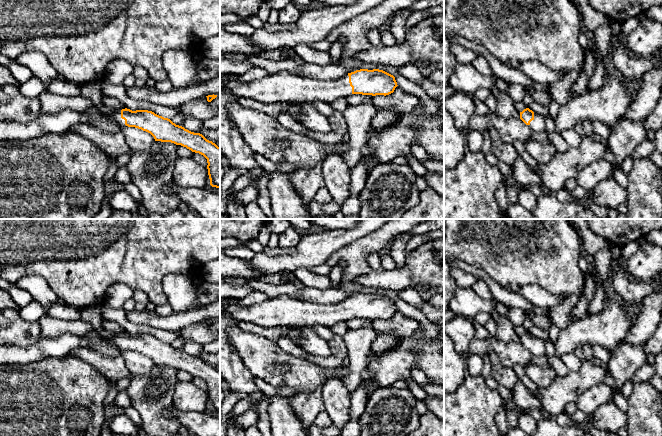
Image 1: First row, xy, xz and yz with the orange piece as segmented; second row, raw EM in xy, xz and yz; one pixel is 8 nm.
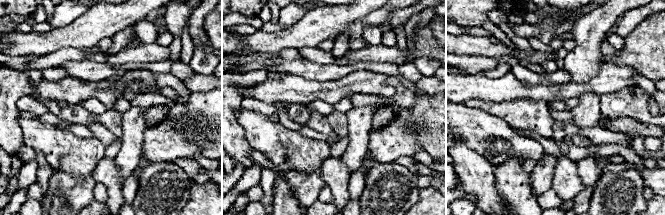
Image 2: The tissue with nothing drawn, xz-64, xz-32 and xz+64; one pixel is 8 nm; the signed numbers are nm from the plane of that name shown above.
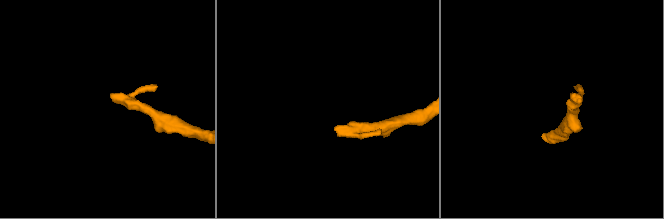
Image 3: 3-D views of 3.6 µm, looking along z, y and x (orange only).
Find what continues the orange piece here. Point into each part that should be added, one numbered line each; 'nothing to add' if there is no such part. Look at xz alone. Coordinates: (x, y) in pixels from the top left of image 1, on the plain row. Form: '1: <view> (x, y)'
1: xz (283, 310)

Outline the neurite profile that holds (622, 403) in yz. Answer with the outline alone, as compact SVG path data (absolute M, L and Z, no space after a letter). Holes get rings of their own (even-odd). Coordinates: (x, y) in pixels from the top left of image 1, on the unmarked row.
M618 391L613 395L612 400L615 402L617 407L624 413L627 412L628 409L628 399L622 394L621 391Z

